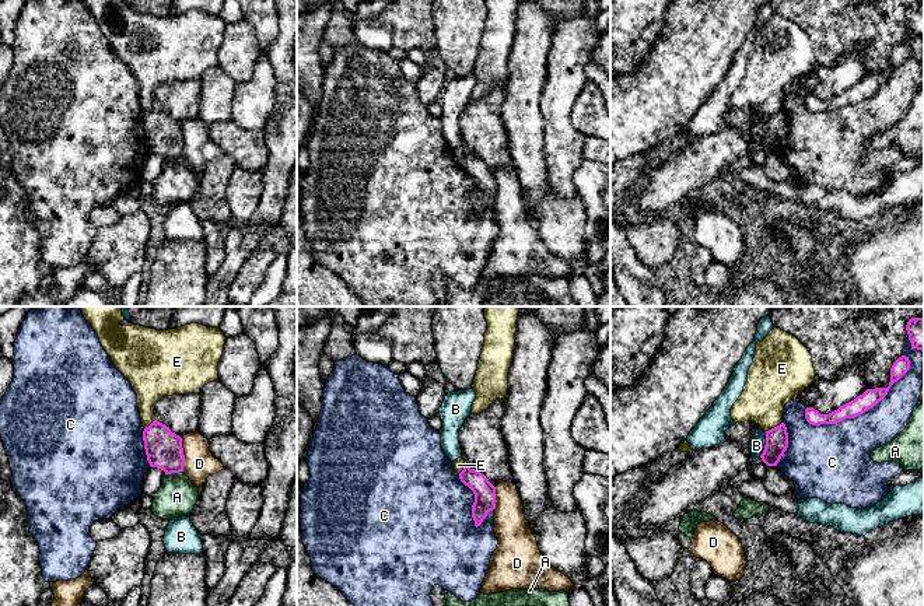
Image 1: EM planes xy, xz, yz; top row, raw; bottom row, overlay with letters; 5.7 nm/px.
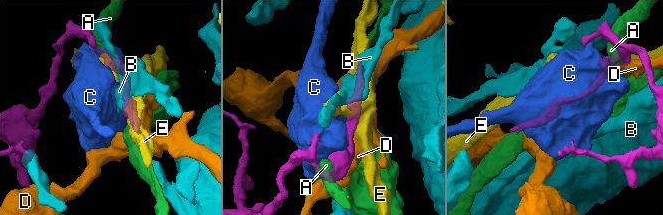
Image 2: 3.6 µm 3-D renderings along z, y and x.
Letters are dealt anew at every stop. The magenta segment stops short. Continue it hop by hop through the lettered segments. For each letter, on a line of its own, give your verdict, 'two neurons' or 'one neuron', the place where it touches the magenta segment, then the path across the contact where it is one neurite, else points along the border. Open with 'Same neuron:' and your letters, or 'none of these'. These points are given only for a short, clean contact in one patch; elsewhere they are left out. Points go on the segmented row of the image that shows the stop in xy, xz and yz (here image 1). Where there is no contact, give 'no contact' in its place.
Same neuron: none of these
A: two neurons; meets magenta in xy at (174, 472)
B: two neurons; meets magenta in yz at (766, 444); border along yz (766, 431), (765, 449), (759, 456)
C: two neurons; meets magenta in yz at (864, 412)
D: two neurons; meets magenta in xy at (184, 455)
E: two neurons; meets magenta in yz at (774, 427); border along yz (781, 421), (766, 431)

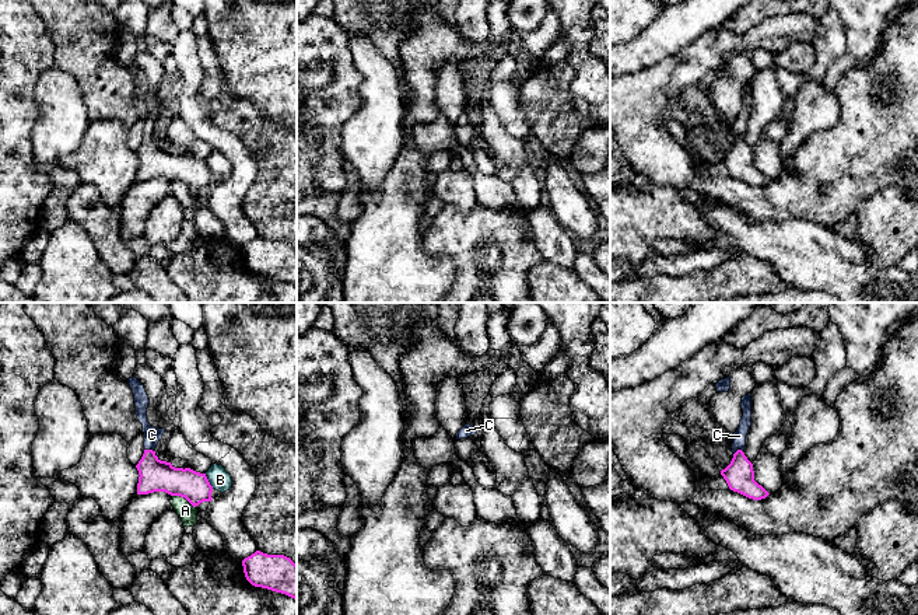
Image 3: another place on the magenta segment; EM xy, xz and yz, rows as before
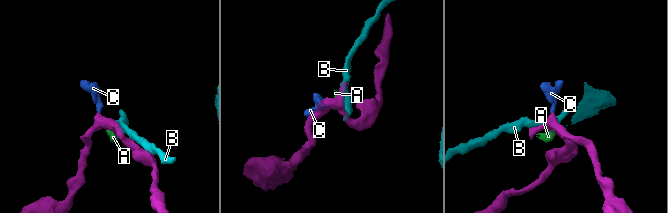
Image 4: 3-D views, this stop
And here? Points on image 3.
Same neuron: C
A: two neurons; meets magenta in xy at (184, 496); border along xy (172, 495), (185, 498), (195, 507)
B: two neurons; meets magenta in xy at (207, 481); border along xy (205, 474), (213, 488)
C: one neuron; meets magenta in xy at (150, 450); runs through xy (156, 475), (150, 468), (150, 450), (151, 434)

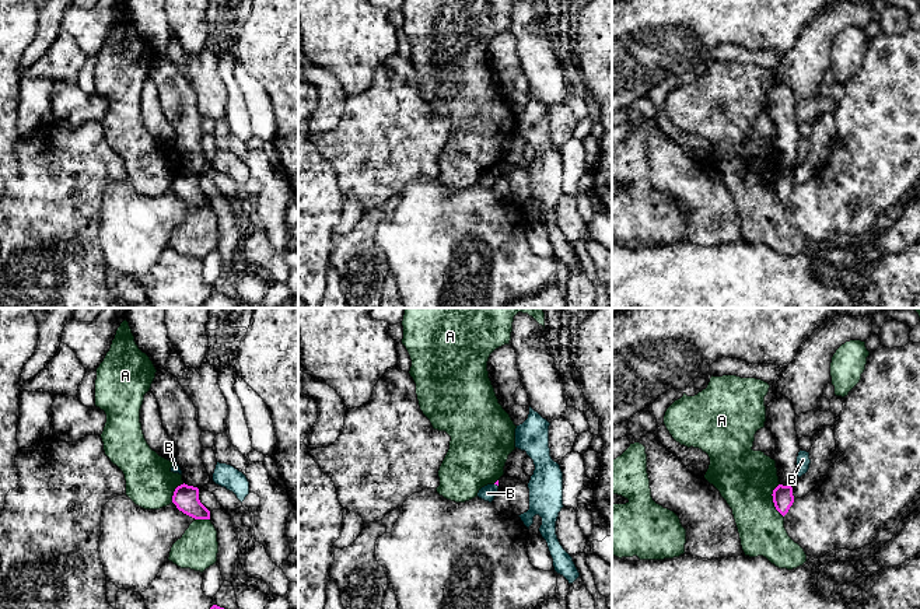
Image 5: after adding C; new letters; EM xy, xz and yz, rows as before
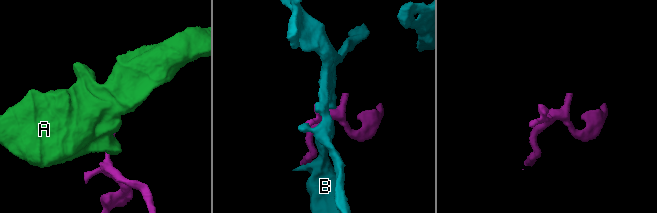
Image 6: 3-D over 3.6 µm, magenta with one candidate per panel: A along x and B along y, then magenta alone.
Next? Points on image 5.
Same neuron: none of these
A: two neurons; meets magenta in yz at (773, 500)
B: two neurons; meets magenta in xz at (496, 483)

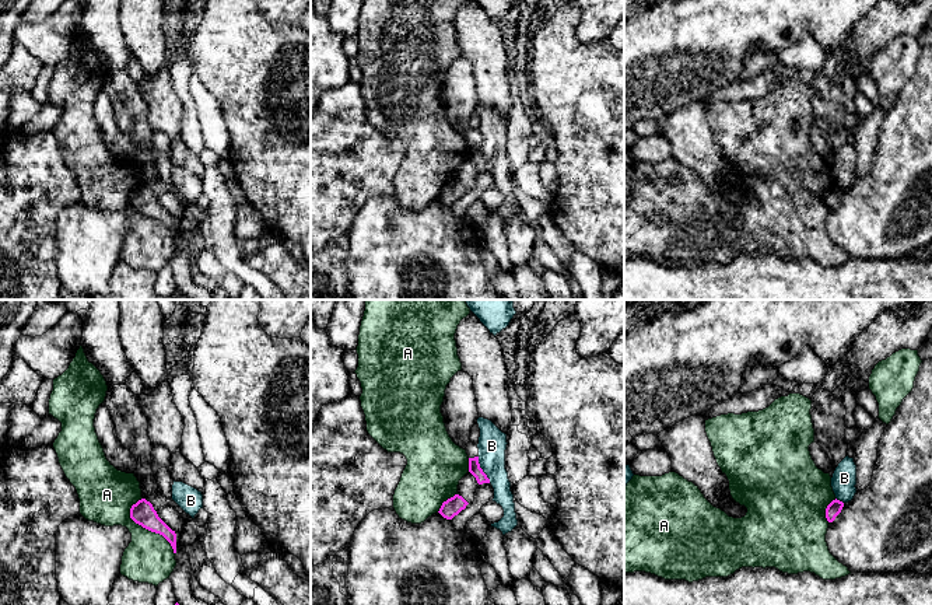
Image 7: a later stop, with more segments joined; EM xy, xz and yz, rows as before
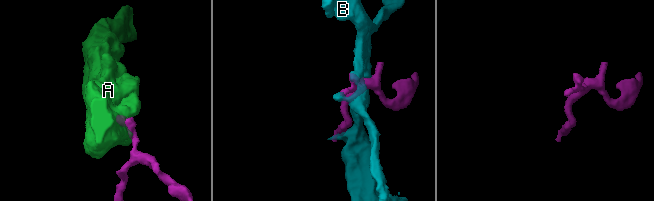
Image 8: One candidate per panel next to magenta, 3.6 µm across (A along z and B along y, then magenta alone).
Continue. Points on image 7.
Same neuron: none of these
A: two neurons; meets magenta in xy at (146, 528)
B: two neurons; meets magenta in xz at (482, 469)

